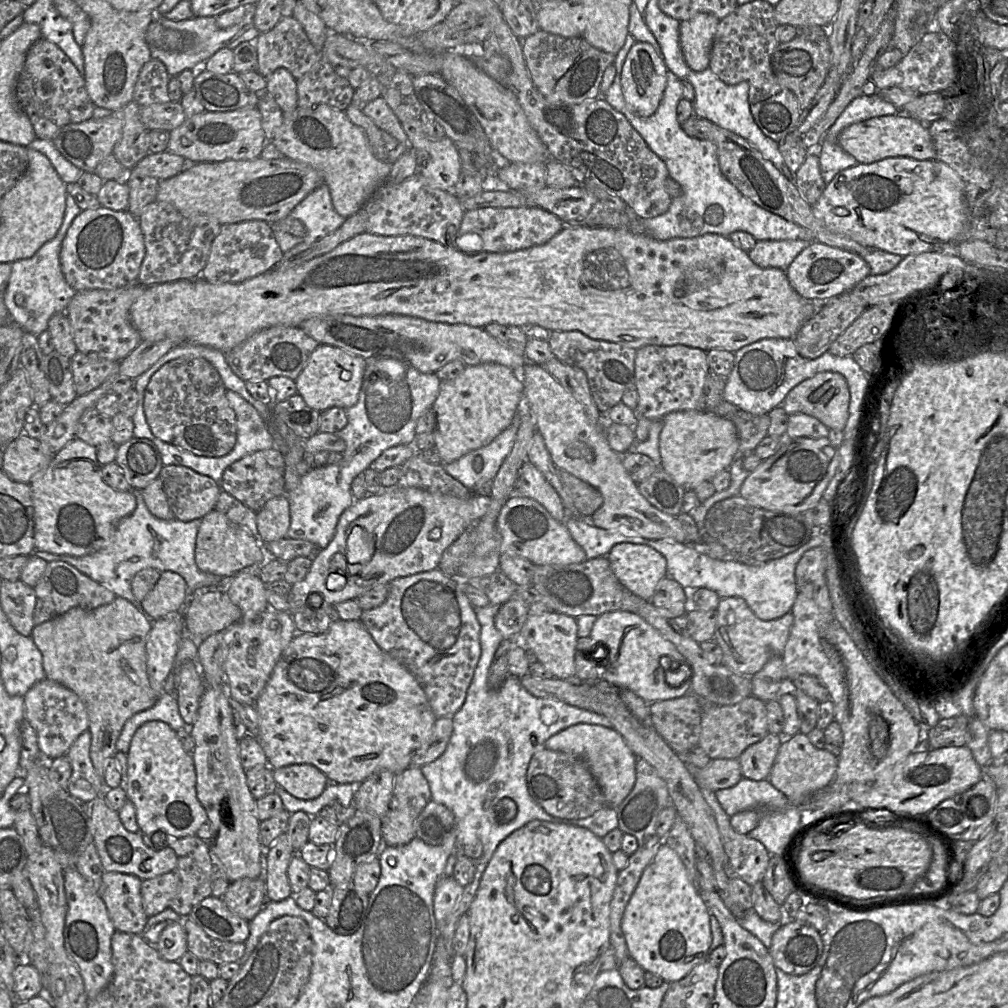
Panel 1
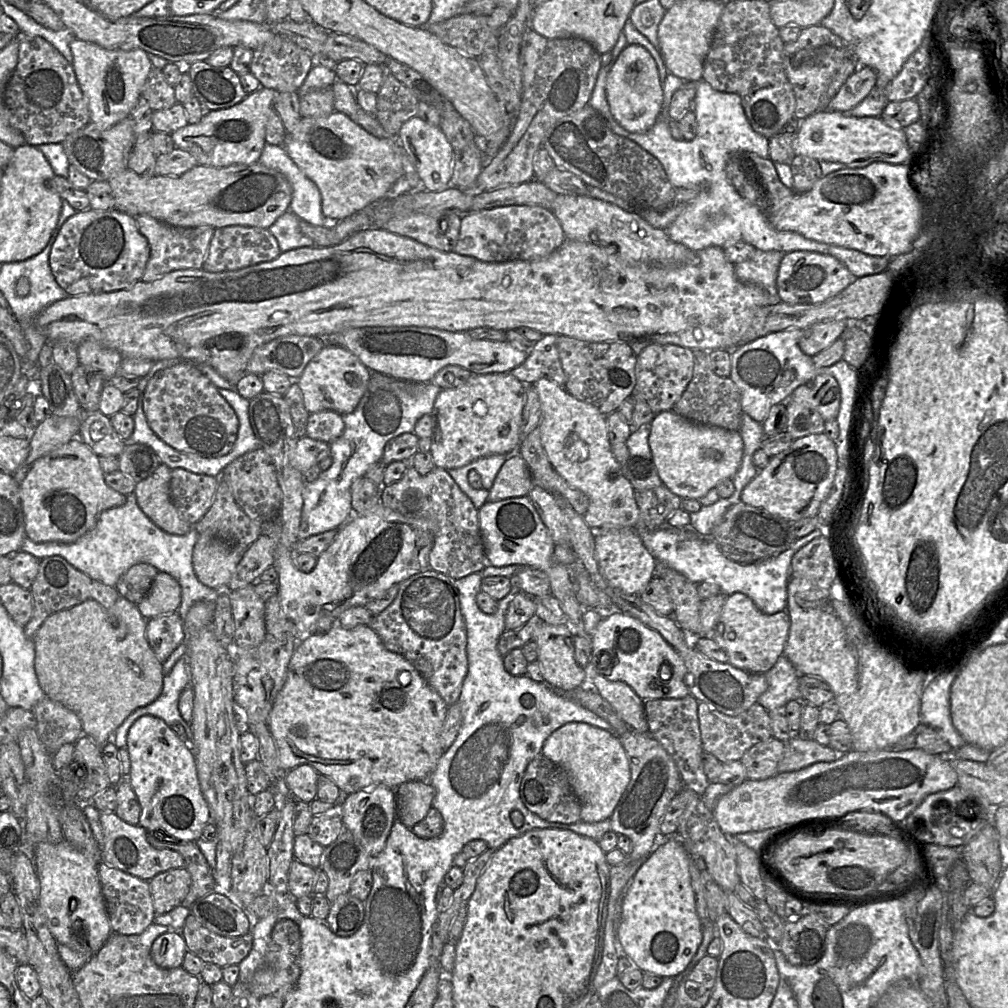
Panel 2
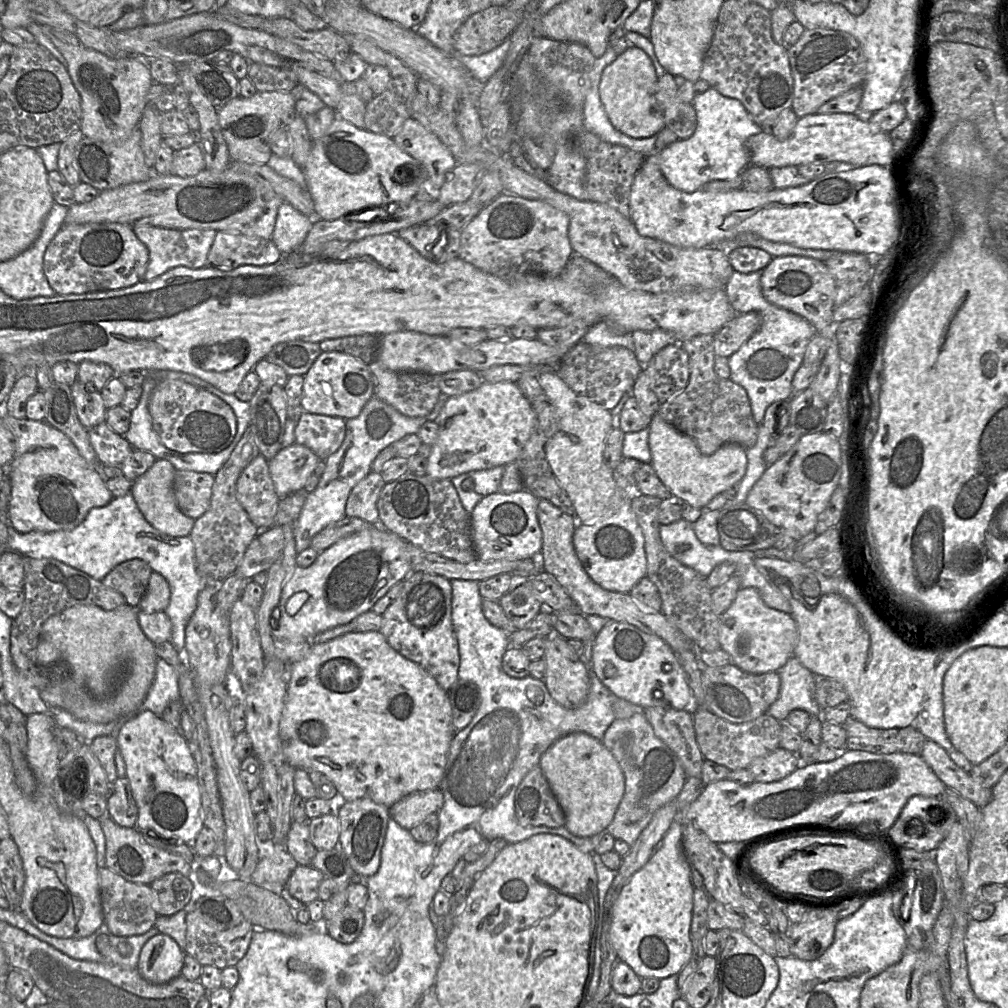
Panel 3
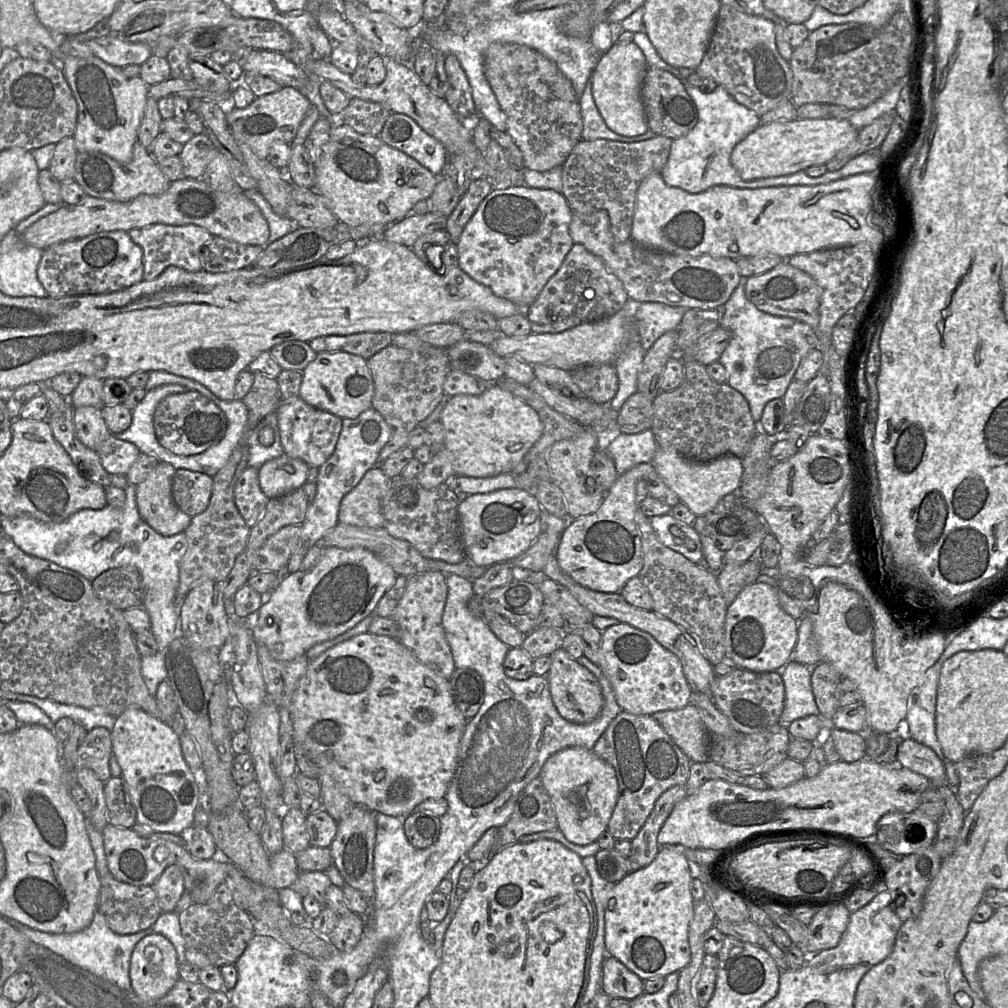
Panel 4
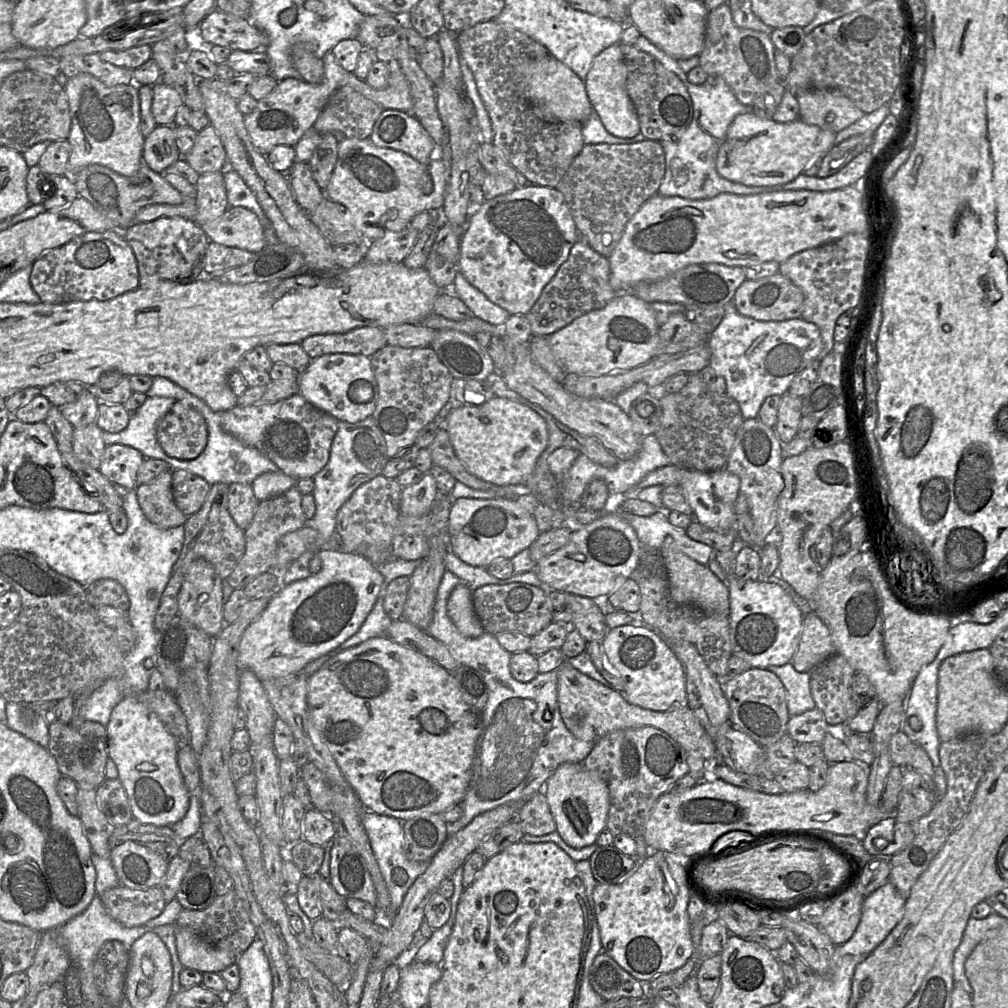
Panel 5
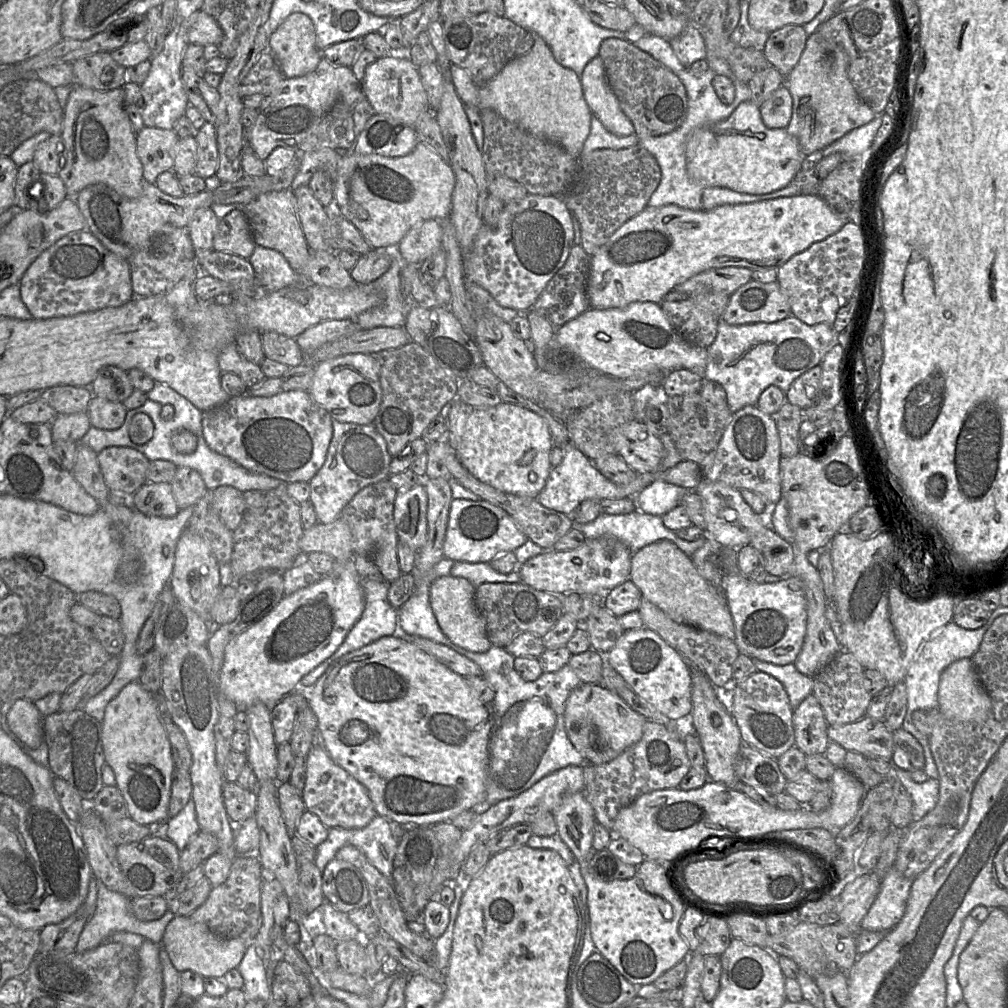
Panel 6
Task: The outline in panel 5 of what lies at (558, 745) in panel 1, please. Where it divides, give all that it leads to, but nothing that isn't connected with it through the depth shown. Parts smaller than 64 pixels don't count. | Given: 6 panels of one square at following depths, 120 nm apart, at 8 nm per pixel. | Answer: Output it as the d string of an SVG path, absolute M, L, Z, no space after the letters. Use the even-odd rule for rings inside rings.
M564 763L547 780L544 788L557 832L563 841L572 848L582 849L596 842L600 832L606 828L610 796L607 783L596 773L587 770L583 763Z

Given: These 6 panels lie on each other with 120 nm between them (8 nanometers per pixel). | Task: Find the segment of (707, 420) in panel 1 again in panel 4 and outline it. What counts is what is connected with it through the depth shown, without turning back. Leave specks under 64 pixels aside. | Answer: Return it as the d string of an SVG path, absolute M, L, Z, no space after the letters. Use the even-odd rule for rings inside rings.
M658 448L653 460L658 475L664 480L696 516L714 511L718 502L733 492L738 492L742 474L742 460L732 454L723 455L710 462L694 462L685 459L674 450Z

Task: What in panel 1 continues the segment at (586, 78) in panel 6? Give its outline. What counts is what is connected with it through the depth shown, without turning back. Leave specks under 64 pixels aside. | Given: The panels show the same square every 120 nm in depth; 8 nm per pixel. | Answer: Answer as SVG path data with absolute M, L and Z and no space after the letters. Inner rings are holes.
M637 42L629 50L624 61L620 82L627 108L639 117L649 117L657 110L667 82L668 69L651 44Z

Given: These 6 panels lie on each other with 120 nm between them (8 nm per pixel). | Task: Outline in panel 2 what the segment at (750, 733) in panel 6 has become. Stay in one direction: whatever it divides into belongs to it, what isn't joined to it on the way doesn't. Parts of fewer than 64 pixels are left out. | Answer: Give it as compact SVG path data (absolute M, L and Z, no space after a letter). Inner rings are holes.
M691 644L685 651L679 651L684 659L689 674L690 694L698 702L707 703L715 710L737 716L748 710L758 698L767 690L768 683L764 674L749 673L734 667L729 662L720 663L706 657Z

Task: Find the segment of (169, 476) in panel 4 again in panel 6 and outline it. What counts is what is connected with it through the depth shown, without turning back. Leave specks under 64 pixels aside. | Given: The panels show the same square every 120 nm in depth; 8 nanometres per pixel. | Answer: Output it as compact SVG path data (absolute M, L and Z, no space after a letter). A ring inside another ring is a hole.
M146 482L133 495L132 507L144 515L159 518L174 517L180 510L172 491L172 485L167 482Z

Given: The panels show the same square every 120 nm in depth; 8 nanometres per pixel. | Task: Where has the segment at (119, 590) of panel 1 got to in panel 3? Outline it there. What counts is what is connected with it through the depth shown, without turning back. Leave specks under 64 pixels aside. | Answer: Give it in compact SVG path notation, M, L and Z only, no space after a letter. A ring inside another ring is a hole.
M131 492L114 498L104 507L93 508L83 522L70 531L20 533L8 527L8 549L34 559L55 559L101 581L117 565L132 559L146 562L169 584L171 596L164 613L172 625L170 642L184 654L185 629L197 607L197 597L207 581L196 568L190 536L170 537L157 531L140 512Z

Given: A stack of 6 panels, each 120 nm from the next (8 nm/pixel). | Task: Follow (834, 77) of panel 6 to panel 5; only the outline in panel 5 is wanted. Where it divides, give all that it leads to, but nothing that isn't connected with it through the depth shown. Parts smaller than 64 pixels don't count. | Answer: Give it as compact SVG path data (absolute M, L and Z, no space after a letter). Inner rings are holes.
M807 90L795 95L799 119L809 125L839 133L864 116L848 97L838 90Z

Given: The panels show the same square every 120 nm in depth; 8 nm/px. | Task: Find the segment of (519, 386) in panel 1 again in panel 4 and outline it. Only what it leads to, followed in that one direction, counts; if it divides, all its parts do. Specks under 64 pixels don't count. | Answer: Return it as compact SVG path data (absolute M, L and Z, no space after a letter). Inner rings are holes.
M490 384L480 395L448 398L440 422L445 429L444 447L414 478L426 490L434 489L450 476L485 478L511 473L543 433L538 413L498 384Z

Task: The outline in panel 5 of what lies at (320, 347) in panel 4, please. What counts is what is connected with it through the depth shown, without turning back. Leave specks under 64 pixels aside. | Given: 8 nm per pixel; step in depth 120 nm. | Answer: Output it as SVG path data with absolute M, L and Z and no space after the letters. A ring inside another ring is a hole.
M359 327L345 333L317 334L301 342L302 348L312 360L333 353L371 357L386 345L384 329L380 327Z

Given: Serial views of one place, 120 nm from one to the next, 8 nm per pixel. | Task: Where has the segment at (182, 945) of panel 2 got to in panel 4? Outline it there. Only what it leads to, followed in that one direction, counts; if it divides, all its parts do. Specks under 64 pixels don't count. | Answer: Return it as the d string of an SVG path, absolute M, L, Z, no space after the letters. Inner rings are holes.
M152 933L141 939L131 955L130 981L132 991L144 1001L164 997L180 979L180 966L174 945L162 934Z

